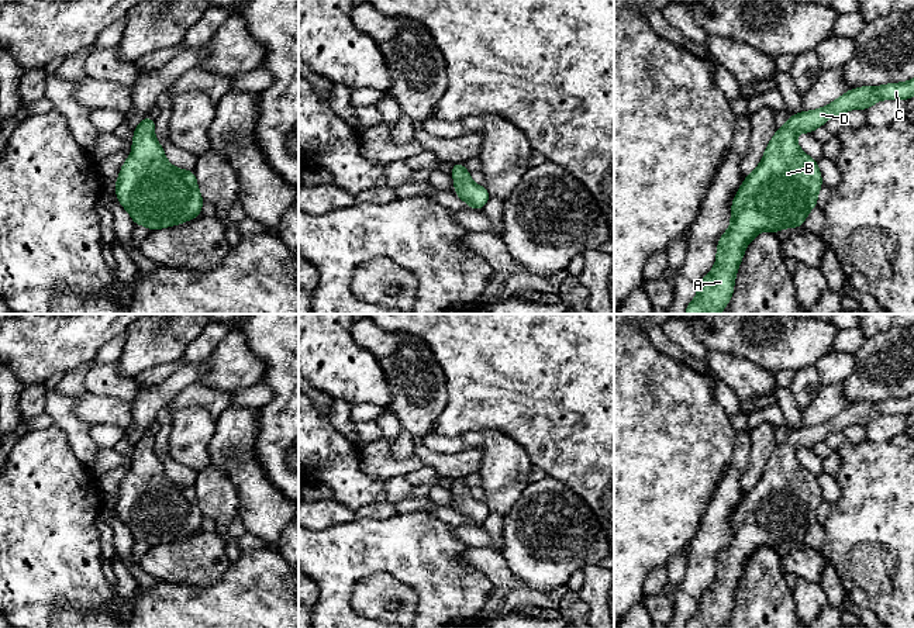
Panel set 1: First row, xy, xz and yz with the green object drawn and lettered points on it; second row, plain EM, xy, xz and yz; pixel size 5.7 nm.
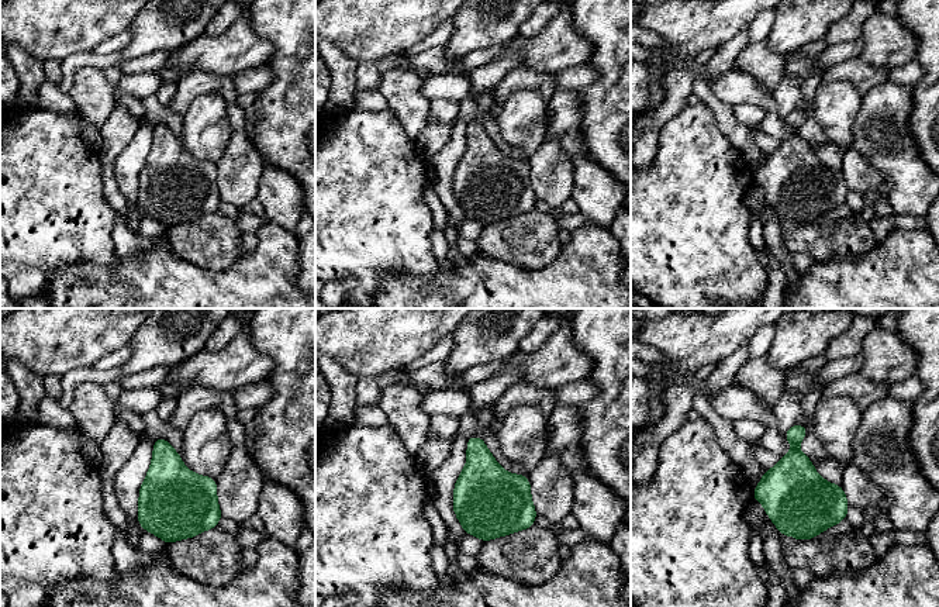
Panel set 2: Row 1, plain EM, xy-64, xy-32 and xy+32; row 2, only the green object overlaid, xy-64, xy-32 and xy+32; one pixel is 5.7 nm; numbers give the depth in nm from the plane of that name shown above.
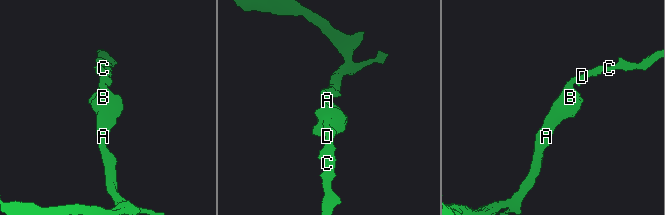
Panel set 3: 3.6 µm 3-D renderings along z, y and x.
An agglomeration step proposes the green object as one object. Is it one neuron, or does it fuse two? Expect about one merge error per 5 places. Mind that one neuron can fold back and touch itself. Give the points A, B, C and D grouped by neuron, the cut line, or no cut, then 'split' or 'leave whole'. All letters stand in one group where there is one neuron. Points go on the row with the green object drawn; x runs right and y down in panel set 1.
groups A B C D; cut none; leave whole

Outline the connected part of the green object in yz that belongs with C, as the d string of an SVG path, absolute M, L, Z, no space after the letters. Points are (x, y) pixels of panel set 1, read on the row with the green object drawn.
M914 79L906 83L889 83L877 87L863 86L851 89L827 107L801 111L787 117L783 128L777 128L768 144L759 166L742 182L731 206L731 227L722 234L717 245L715 266L697 284L697 296L686 307L686 314L720 314L732 297L738 266L746 245L760 232L776 234L783 228L803 227L807 214L817 207L818 191L822 186L817 161L804 153L797 145L796 135L810 132L834 115L844 115L852 108L868 110L880 100L908 100L914 96Z

